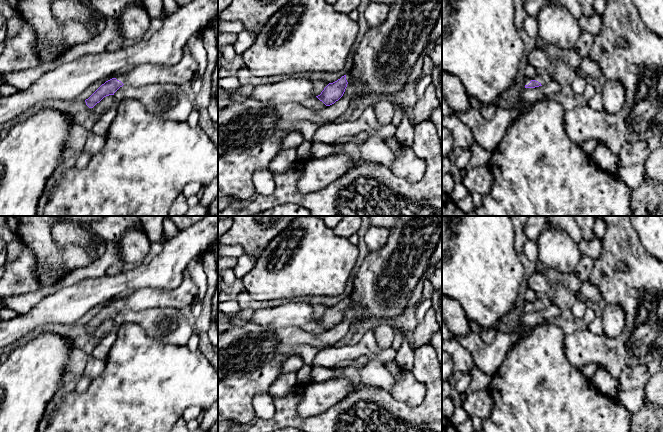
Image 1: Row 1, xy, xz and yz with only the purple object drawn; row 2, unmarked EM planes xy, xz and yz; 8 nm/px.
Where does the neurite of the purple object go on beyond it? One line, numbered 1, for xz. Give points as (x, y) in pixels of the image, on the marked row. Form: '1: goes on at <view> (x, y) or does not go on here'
1: goes on at xz (359, 86)

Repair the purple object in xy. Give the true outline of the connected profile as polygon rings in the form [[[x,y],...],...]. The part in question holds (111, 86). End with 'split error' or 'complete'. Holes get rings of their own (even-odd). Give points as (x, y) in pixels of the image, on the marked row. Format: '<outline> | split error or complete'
[[[184,46],[183,56],[177,64],[172,66],[153,64],[136,66],[116,78],[106,81],[85,102],[89,108],[93,108],[104,97],[114,95],[123,85],[133,87],[165,83],[182,85],[192,81],[199,73],[196,60]]] | split error

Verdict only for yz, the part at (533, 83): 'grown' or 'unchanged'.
grown

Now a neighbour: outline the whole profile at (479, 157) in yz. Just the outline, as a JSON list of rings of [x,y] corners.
[[[476,142],[472,143],[468,151],[471,155],[471,159],[466,166],[467,170],[471,170],[477,167],[488,167],[491,160],[491,152],[484,150]]]

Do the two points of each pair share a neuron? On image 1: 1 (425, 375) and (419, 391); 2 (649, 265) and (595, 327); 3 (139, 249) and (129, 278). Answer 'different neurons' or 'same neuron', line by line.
1: different neurons
2: different neurons
3: different neurons

